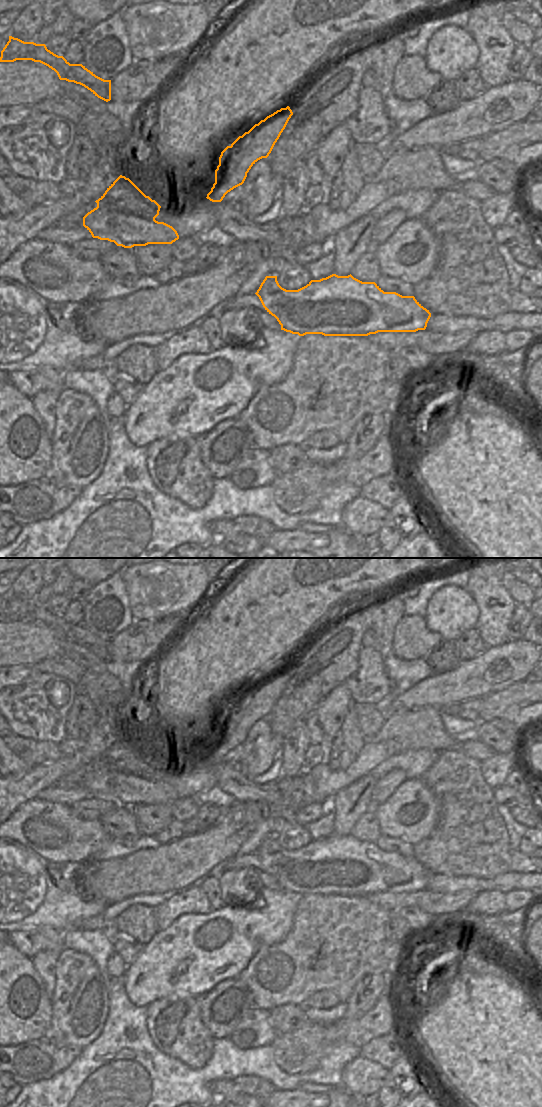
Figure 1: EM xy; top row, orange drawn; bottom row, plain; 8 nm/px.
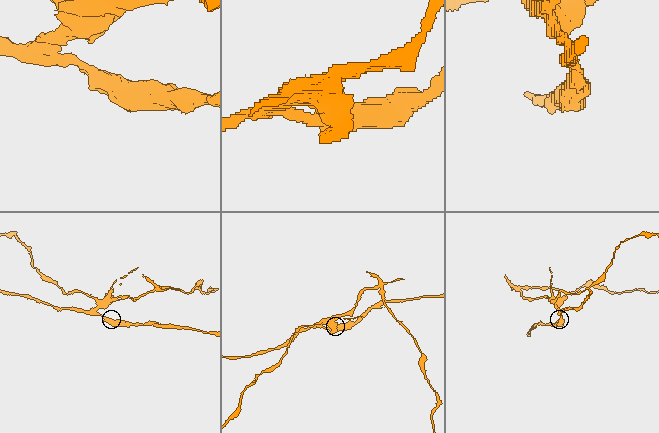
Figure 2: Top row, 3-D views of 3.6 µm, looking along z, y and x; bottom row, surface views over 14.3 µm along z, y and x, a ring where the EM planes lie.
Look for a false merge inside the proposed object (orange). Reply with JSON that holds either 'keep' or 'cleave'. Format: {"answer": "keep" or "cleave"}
{"answer": "cleave"}

